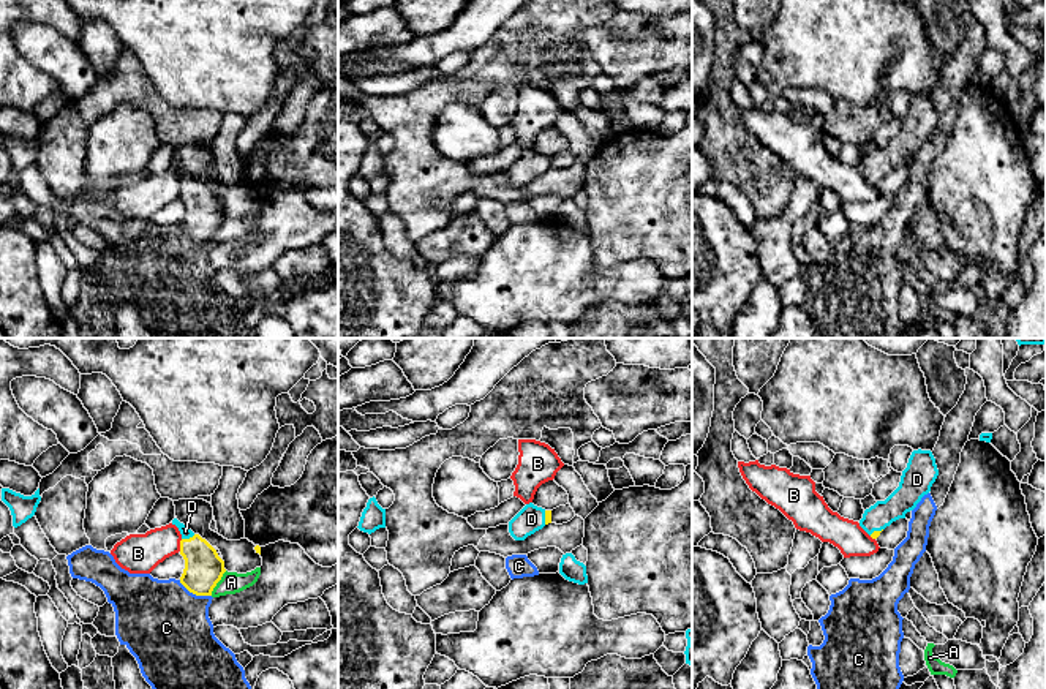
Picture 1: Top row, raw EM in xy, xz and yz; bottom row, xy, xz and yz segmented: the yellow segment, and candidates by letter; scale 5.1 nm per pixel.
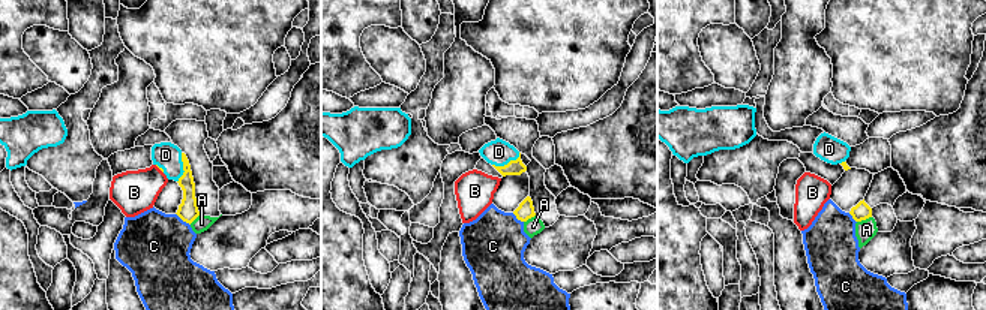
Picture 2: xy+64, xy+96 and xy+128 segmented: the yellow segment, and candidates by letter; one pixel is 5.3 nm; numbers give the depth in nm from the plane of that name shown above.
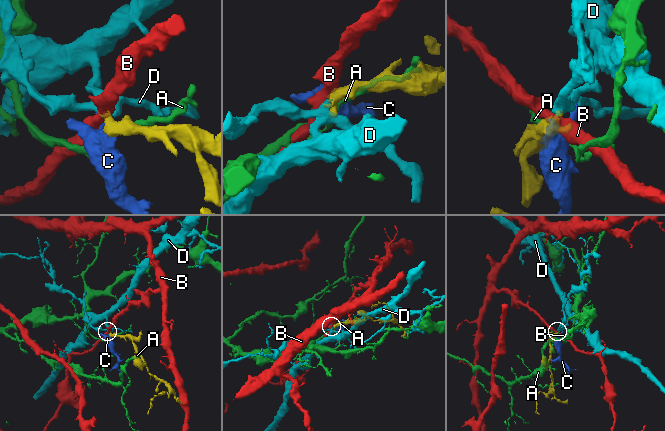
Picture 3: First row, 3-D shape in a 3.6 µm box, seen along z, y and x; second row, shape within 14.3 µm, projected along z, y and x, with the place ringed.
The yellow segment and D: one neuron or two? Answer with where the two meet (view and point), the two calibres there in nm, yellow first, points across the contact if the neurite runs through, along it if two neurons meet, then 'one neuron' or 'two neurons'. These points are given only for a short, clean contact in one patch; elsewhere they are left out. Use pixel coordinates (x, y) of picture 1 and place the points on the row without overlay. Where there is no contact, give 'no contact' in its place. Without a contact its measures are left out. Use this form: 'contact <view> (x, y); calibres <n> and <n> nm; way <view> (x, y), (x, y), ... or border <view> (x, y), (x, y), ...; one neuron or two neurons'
contact xy (190, 184); calibres 190 and 60 nm; way xy (204, 214), (190, 184), (185, 177); one neuron

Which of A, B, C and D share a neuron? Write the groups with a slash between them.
A / B / C / D

